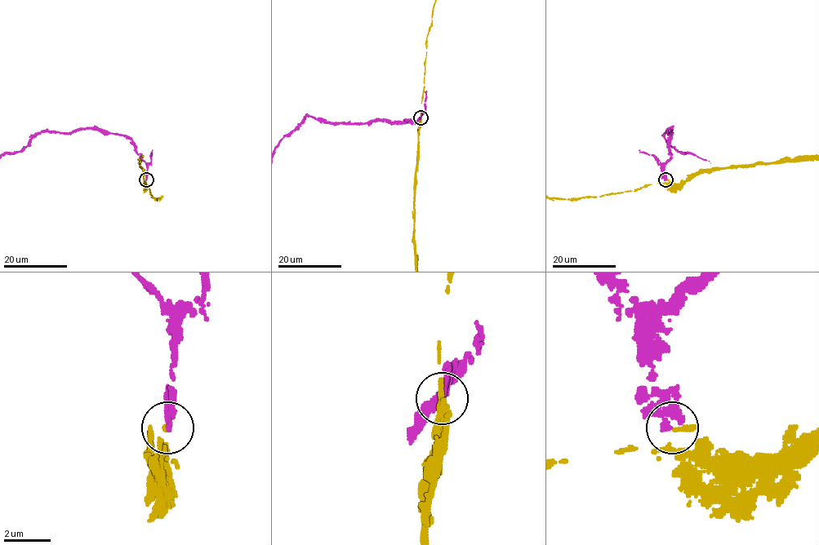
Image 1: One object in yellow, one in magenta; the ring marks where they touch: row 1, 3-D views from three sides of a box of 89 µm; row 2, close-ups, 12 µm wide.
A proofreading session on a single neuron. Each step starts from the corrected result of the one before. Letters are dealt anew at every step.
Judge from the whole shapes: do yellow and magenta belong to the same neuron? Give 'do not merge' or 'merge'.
merge

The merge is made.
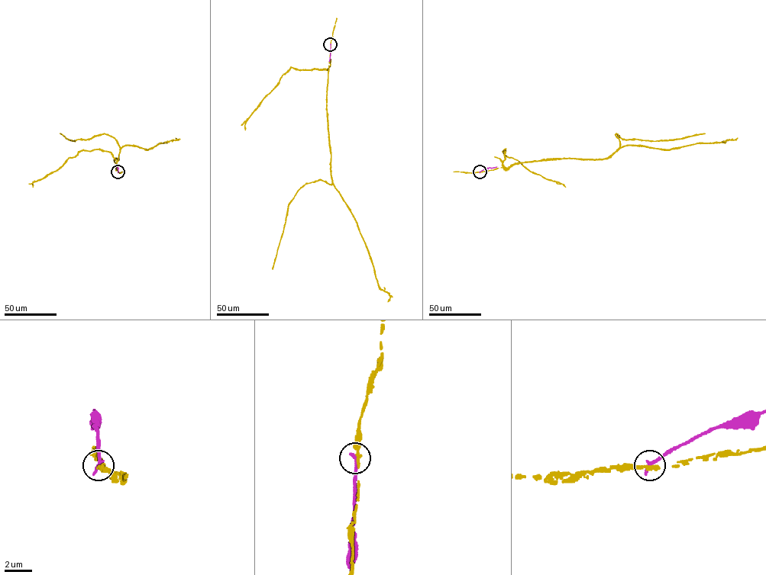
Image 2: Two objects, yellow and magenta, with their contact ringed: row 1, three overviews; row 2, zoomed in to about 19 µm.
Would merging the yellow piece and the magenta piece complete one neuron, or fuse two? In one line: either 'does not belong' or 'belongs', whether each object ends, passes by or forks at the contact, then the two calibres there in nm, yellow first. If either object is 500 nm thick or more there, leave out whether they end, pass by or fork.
does not belong; yellow ends there; magenta ends there; 320 nm thick on the yellow side, 320 nm on the other

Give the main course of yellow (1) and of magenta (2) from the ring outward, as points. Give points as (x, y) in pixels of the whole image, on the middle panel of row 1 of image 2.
1: (331, 44), (327, 111), (331, 177), (356, 221), (378, 286), (390, 297), (388, 302)
2: (331, 44), (329, 61)

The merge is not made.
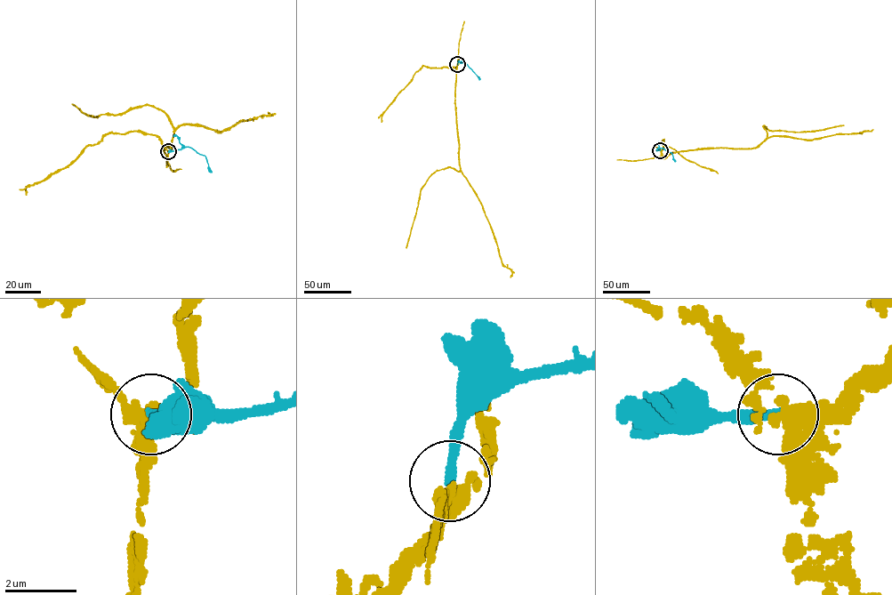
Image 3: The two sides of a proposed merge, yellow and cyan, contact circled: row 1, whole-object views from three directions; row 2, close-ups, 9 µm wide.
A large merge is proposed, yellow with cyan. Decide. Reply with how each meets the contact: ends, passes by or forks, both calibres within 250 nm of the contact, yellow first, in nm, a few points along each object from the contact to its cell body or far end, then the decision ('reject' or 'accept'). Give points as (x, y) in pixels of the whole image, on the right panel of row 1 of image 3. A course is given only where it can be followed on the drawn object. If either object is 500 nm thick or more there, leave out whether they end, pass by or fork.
yellow passes by | cyan ends | 480/280 nm | yellow via (660, 150), (663, 156), (668, 156), (679, 151), (712, 148), (753, 148), (774, 136), (810, 140), (873, 129) | cyan via (660, 150), (657, 149), (662, 148), (671, 152), (675, 161) | reject

